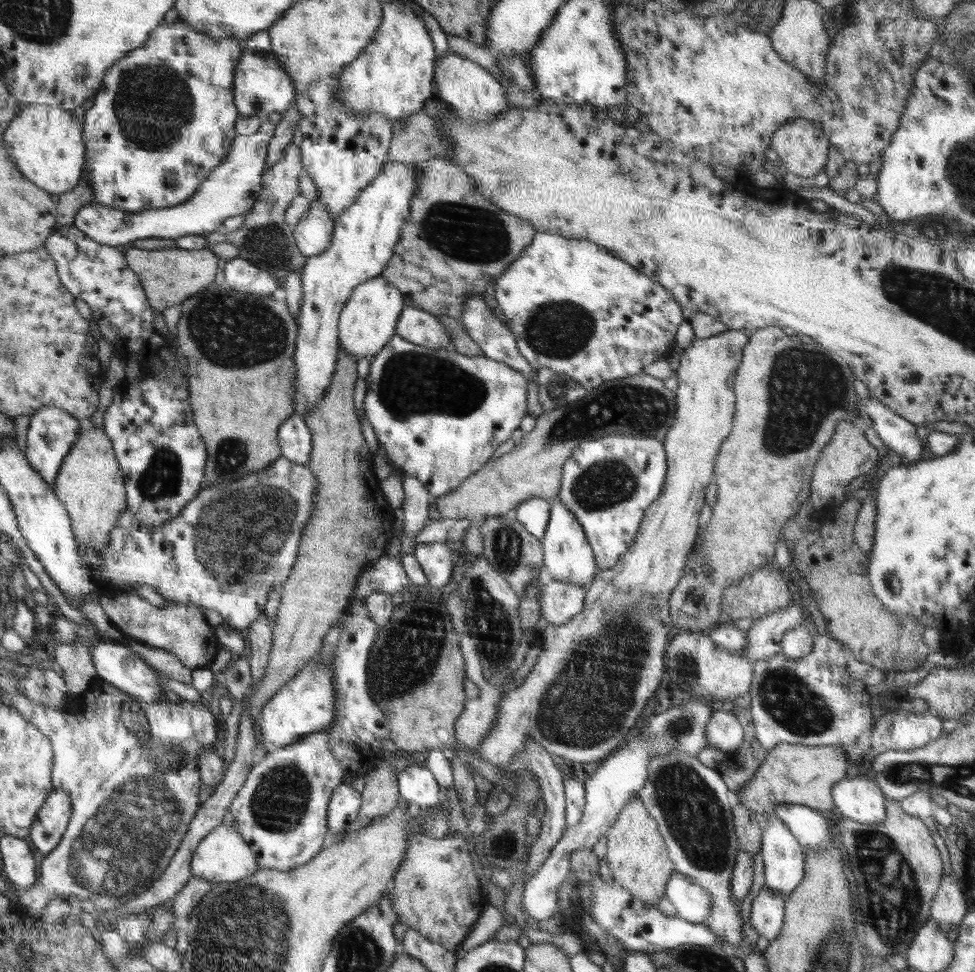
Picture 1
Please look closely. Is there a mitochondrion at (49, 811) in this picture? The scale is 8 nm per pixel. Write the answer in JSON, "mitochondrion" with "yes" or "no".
{"mitochondrion":"no"}

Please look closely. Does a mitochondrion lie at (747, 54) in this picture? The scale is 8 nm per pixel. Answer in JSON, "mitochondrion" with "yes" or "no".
{"mitochondrion":"no"}

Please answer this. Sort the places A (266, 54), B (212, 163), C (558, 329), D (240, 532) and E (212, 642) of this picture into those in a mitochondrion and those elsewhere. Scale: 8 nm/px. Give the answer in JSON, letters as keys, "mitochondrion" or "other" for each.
{"A":"other","B":"other","C":"mitochondrion","D":"mitochondrion","E":"other"}

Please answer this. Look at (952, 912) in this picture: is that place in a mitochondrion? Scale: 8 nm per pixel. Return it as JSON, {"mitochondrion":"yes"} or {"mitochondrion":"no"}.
{"mitochondrion":"no"}

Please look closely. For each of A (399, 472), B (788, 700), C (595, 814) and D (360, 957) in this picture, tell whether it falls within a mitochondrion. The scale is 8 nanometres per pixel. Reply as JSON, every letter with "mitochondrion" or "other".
{"A":"other","B":"mitochondrion","C":"other","D":"mitochondrion"}

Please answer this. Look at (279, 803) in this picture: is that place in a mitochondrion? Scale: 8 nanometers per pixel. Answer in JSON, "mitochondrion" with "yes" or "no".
{"mitochondrion":"yes"}

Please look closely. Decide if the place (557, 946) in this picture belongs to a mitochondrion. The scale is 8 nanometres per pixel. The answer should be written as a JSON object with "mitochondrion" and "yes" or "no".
{"mitochondrion":"no"}

